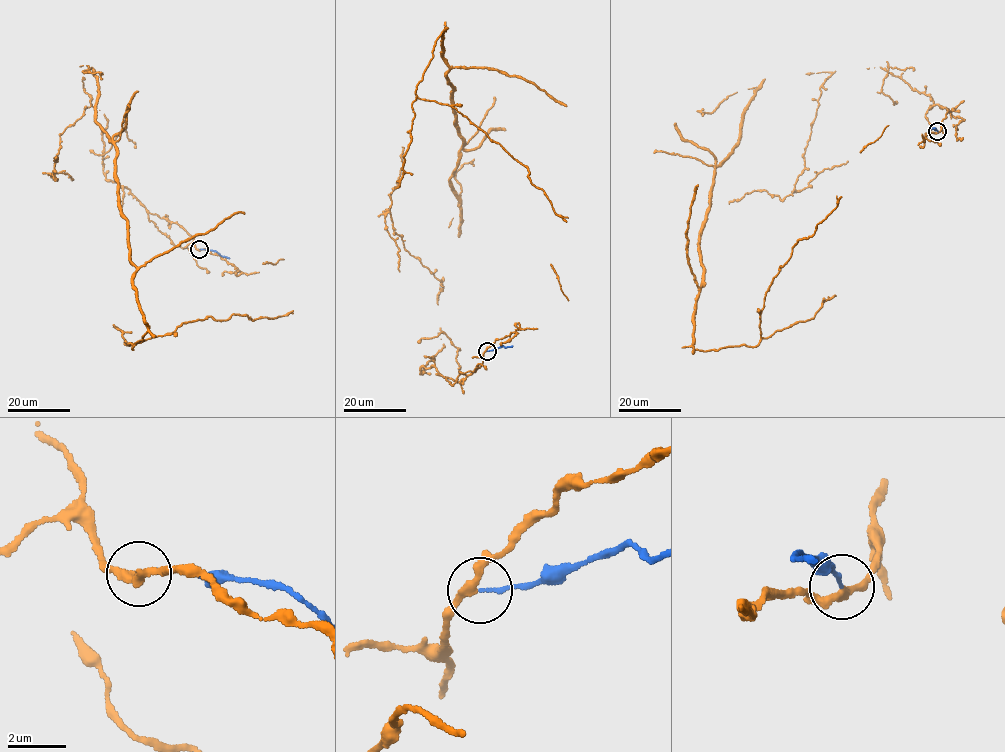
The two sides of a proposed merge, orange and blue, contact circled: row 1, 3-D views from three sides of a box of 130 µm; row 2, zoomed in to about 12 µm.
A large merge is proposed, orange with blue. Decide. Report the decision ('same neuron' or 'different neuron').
different neuron

